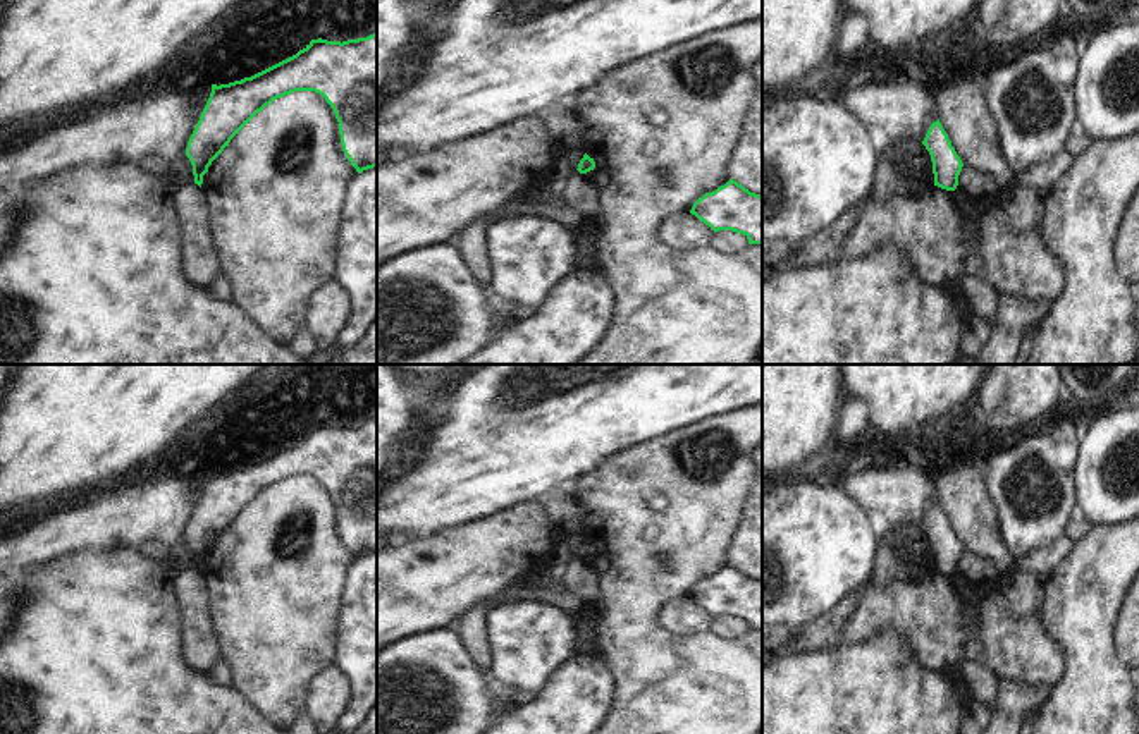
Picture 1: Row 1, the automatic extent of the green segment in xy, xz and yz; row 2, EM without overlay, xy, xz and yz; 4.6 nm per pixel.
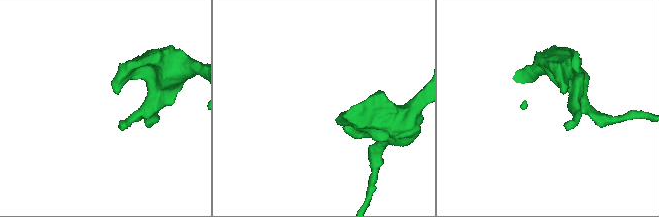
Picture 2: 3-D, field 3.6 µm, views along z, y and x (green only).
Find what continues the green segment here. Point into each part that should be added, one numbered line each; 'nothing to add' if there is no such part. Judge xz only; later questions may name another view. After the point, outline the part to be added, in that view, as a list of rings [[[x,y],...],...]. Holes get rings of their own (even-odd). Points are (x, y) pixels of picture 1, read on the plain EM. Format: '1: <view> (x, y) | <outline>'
nothing to add

